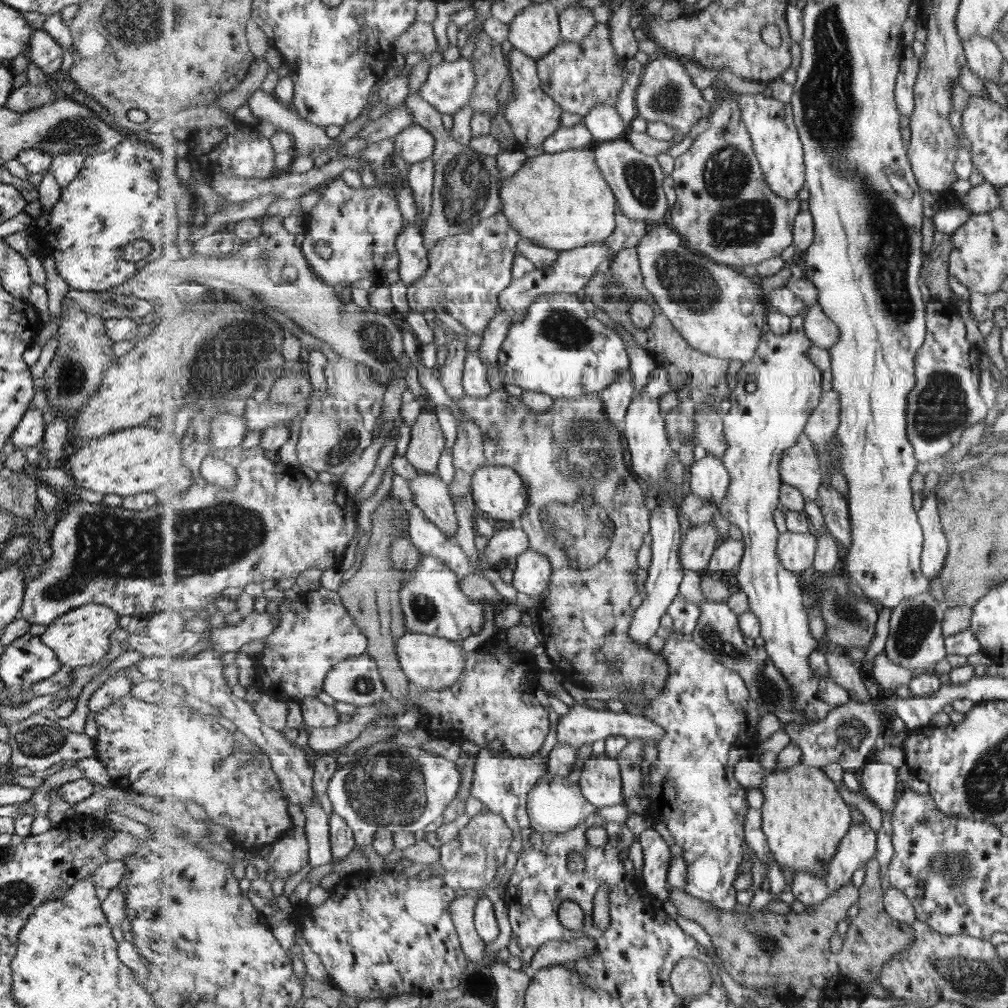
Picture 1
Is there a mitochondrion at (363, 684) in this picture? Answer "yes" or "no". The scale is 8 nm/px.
yes

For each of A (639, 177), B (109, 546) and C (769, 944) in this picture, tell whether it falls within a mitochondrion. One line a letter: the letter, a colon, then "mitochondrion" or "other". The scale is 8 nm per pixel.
A: mitochondrion
B: mitochondrion
C: mitochondrion

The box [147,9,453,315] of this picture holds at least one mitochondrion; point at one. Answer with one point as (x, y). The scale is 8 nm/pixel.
(267, 258)

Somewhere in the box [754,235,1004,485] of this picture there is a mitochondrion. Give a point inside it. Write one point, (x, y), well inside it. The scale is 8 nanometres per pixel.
(941, 407)

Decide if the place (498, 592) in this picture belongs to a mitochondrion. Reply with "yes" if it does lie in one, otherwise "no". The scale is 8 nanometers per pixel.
no

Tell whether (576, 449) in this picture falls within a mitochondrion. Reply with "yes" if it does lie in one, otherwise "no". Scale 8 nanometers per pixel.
yes

